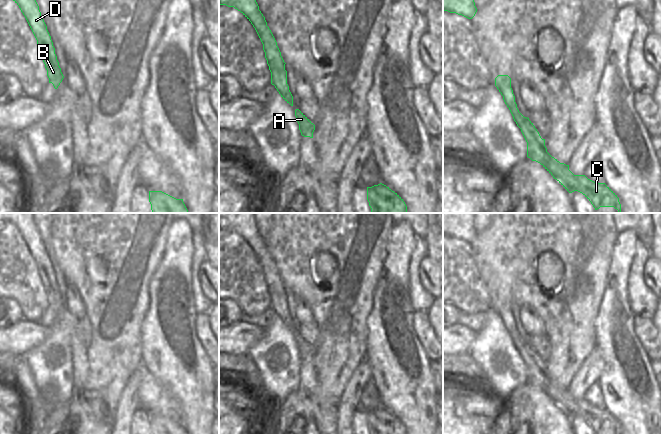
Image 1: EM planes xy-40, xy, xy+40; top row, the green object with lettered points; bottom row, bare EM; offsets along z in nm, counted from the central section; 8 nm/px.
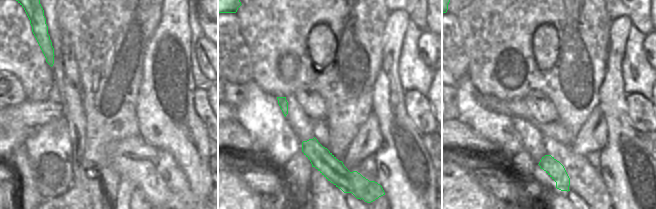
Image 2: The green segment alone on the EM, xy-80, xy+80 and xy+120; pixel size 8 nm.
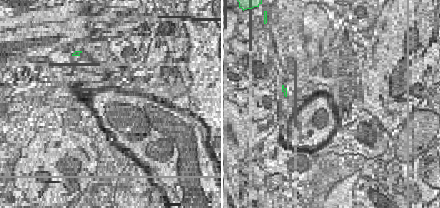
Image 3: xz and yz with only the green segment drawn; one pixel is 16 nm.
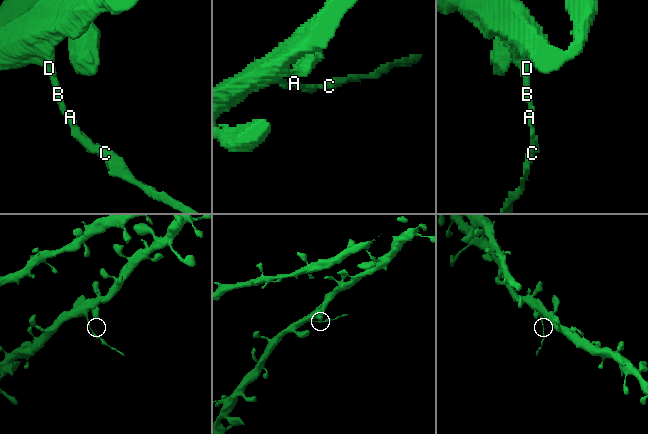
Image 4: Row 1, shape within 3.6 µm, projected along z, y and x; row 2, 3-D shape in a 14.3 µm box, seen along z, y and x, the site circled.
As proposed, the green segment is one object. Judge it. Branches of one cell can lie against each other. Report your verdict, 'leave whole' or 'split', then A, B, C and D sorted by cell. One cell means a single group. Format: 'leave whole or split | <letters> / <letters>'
split | A C / B D

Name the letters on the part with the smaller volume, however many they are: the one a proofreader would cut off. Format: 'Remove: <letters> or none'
Remove: A, C

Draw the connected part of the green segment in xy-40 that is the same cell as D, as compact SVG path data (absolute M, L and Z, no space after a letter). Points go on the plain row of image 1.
M0 213L0 223L12 223L19 230L37 264L49 307L52 307L57 313L64 300L55 278L51 260L35 224L33 213Z

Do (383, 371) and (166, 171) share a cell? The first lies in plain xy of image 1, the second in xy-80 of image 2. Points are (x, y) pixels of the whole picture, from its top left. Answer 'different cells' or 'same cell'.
different cells

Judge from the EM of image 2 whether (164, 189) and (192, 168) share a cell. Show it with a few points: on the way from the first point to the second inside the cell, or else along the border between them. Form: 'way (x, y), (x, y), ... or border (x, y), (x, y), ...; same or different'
border (171, 154), (183, 172), (194, 195); different

